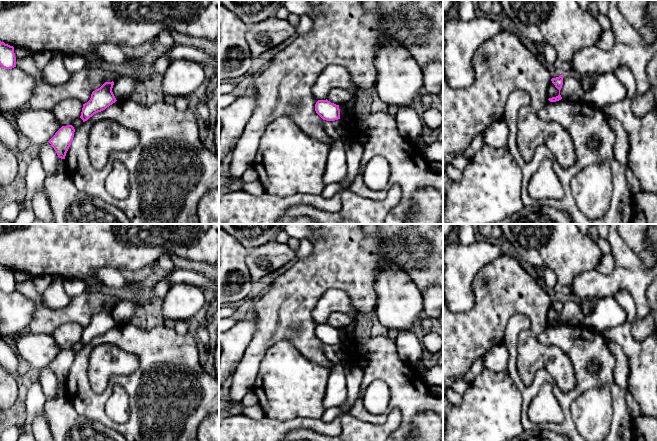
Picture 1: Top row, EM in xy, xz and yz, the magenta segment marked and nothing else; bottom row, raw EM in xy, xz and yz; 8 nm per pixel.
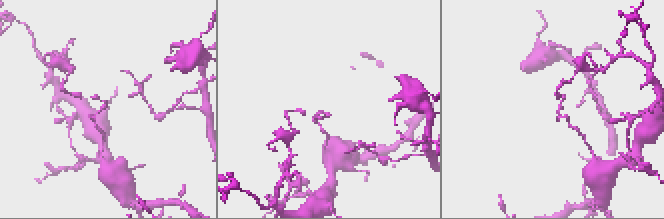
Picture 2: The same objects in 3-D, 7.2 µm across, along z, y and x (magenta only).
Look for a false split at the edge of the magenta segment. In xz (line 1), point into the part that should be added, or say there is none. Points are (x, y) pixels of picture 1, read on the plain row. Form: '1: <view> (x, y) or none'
1: none

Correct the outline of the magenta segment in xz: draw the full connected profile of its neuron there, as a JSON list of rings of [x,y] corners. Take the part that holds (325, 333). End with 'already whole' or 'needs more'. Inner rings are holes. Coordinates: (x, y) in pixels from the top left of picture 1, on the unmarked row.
[[[327,323],[318,324],[315,328],[315,335],[323,344],[335,345],[340,343],[339,329],[331,327]]] | already whole

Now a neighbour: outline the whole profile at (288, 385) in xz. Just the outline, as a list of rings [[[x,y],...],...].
[[[278,341],[266,351],[262,358],[252,391],[258,397],[258,404],[262,408],[265,417],[277,420],[289,420],[294,417],[321,419],[325,412],[323,398],[331,369],[332,366],[316,364],[307,359],[290,341]]]

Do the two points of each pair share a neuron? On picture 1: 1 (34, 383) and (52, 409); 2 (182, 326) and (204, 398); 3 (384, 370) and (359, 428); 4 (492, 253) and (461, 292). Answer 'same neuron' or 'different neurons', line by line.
1: different neurons
2: different neurons
3: different neurons
4: same neuron

